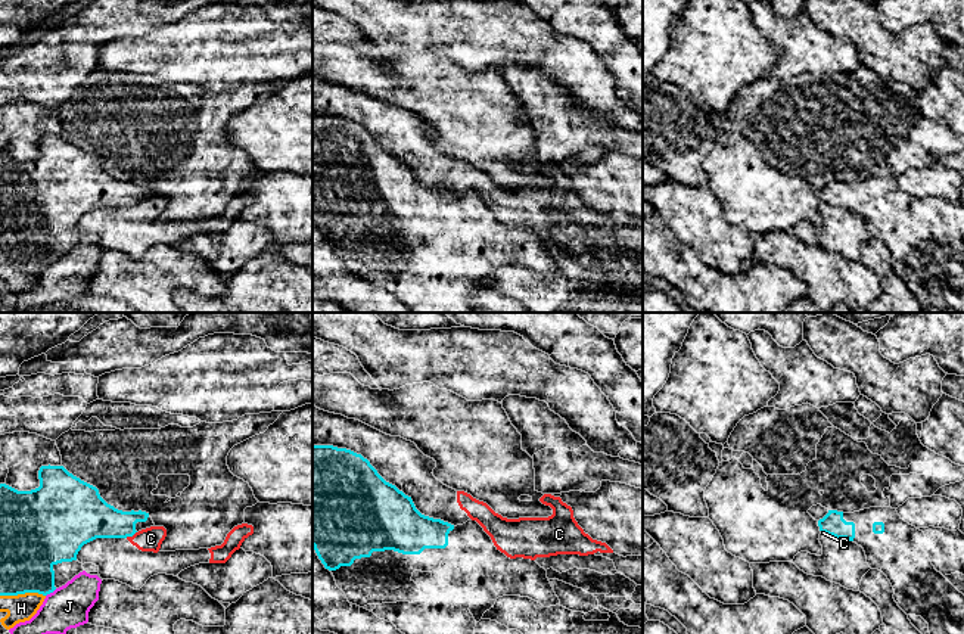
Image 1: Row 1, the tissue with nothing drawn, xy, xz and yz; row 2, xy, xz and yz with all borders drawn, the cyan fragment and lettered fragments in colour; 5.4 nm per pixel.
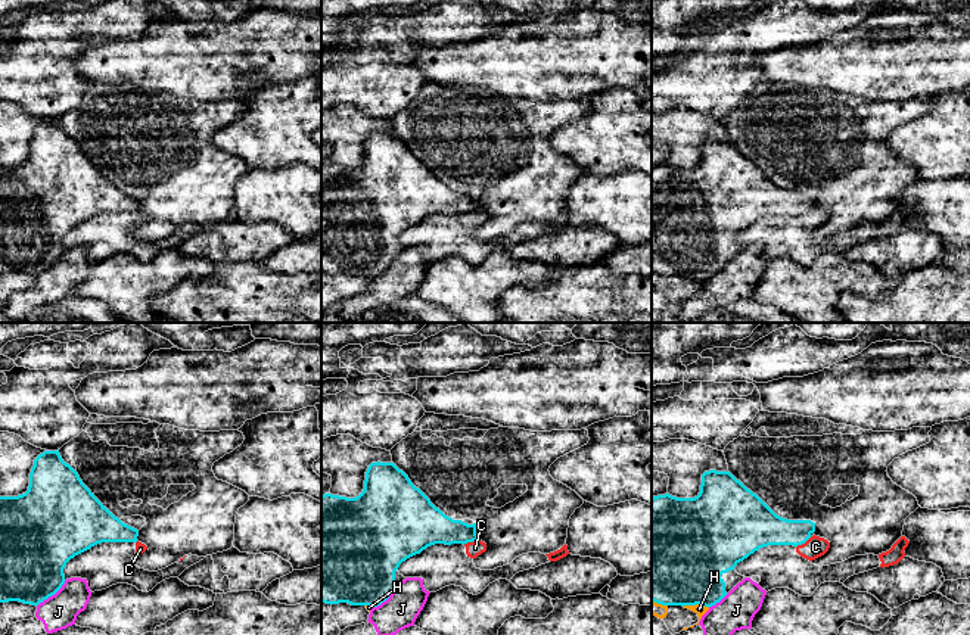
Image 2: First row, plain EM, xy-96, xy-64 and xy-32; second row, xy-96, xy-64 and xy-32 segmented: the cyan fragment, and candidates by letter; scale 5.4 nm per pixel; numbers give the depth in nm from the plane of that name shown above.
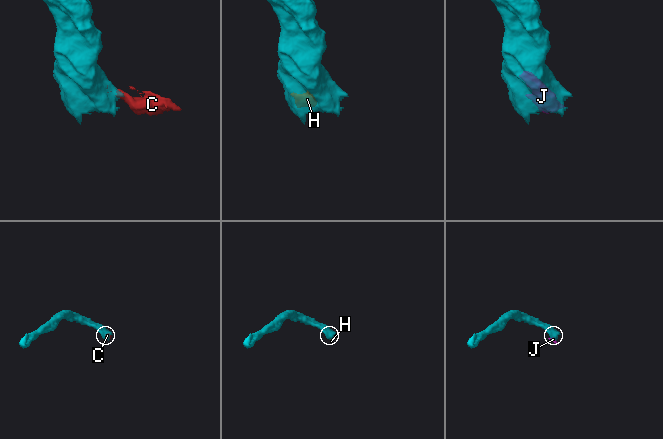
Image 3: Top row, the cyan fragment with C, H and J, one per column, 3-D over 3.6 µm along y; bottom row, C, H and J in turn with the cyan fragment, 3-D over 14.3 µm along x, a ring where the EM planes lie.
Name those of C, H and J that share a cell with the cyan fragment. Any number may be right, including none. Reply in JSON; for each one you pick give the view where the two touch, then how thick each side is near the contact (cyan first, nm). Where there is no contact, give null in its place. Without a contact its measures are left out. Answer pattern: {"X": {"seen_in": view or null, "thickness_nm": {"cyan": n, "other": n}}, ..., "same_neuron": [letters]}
{"same_neuron": []}

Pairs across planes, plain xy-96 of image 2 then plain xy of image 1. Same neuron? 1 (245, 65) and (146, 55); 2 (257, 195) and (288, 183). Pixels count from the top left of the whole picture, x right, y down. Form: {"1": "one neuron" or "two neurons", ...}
{"1": "one neuron", "2": "one neuron"}

